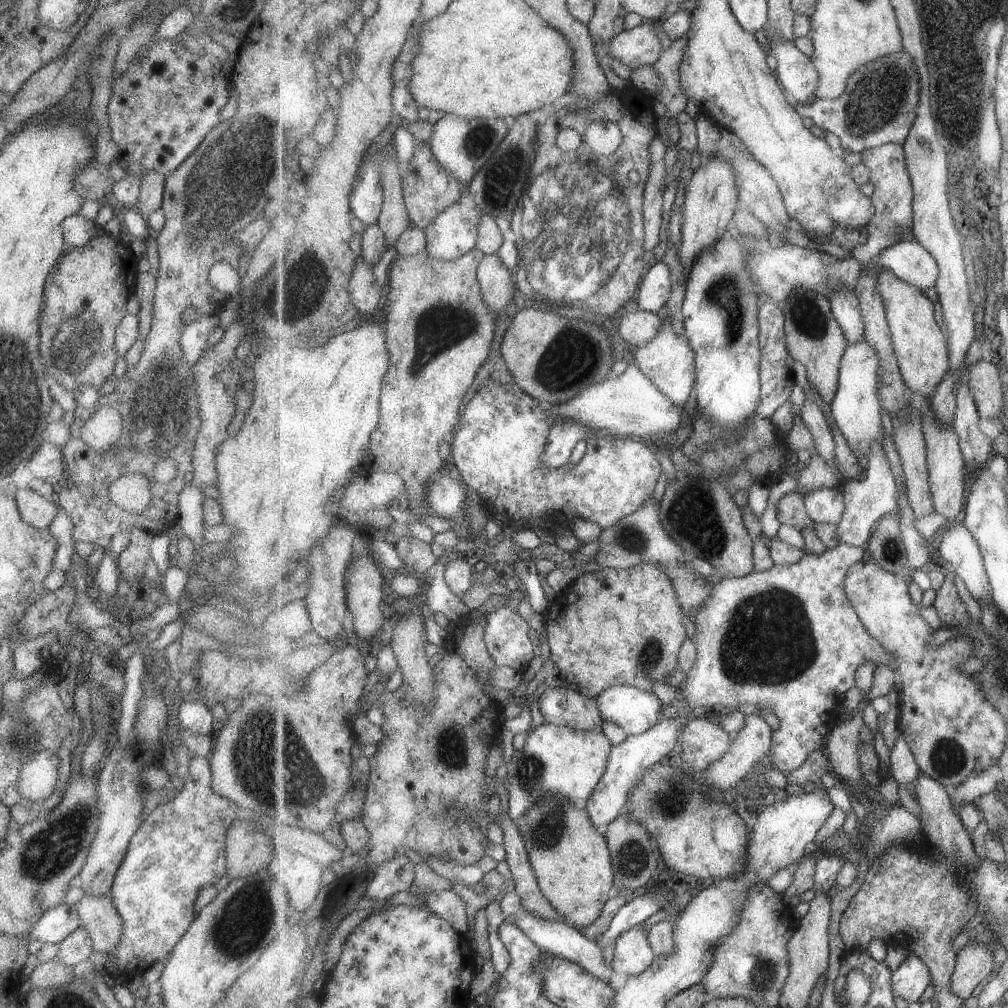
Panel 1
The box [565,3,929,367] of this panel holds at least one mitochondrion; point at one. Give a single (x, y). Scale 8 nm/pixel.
(879, 95)

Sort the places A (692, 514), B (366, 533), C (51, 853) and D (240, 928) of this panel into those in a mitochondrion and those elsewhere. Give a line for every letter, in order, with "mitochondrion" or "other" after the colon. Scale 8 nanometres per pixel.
A: mitochondrion
B: other
C: mitochondrion
D: mitochondrion

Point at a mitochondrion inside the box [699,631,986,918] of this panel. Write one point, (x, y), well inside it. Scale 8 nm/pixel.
(948, 757)

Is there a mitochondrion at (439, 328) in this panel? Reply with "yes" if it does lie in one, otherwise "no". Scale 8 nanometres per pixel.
yes

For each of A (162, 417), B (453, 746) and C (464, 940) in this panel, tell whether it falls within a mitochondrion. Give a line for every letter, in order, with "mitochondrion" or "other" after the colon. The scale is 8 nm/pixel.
A: mitochondrion
B: mitochondrion
C: other

